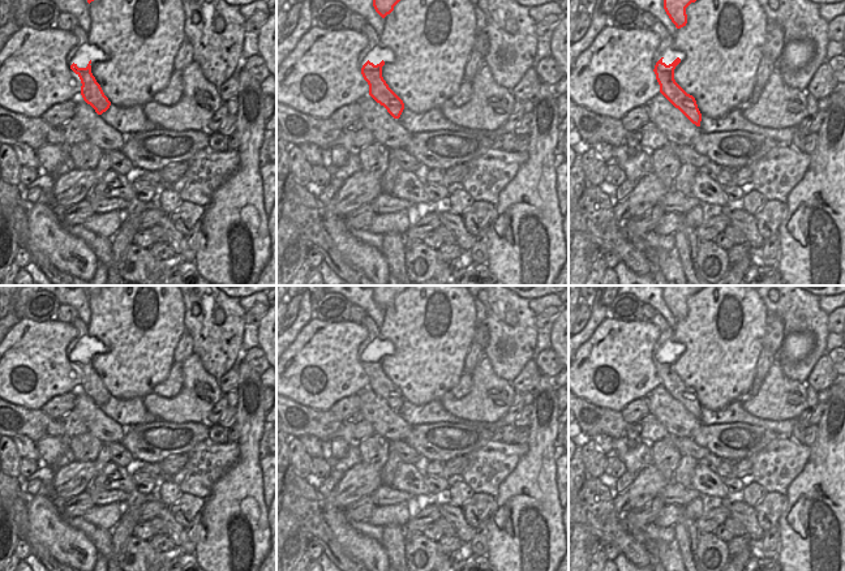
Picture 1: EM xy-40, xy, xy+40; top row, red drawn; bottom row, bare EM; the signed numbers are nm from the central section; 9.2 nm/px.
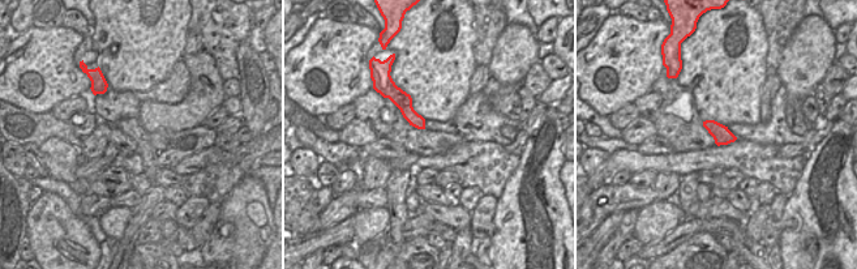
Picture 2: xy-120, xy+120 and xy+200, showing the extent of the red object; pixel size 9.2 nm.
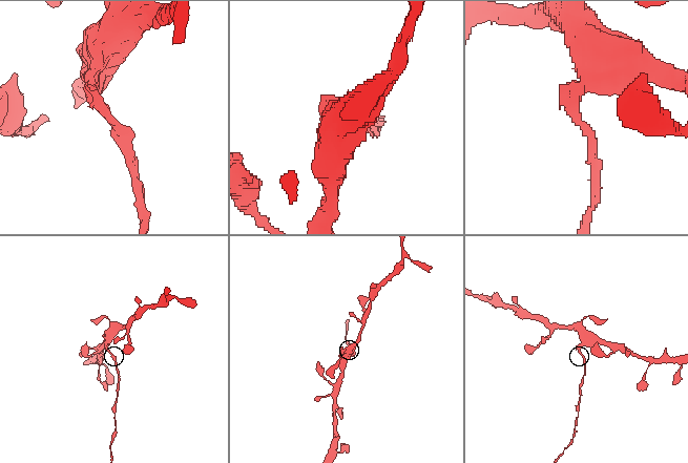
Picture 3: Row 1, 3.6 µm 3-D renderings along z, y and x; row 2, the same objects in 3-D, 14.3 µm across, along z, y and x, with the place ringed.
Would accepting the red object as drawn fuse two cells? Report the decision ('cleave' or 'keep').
cleave

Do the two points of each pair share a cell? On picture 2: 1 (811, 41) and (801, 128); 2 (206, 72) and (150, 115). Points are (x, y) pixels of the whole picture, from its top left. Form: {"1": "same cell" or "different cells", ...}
{"1": "same cell", "2": "same cell"}

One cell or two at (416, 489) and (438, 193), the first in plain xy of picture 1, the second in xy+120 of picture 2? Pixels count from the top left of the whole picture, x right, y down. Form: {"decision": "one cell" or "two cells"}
{"decision": "one cell"}

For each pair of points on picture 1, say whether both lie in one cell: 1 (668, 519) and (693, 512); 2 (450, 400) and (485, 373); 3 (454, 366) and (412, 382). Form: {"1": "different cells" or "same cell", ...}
{"1": "same cell", "2": "same cell", "3": "same cell"}

